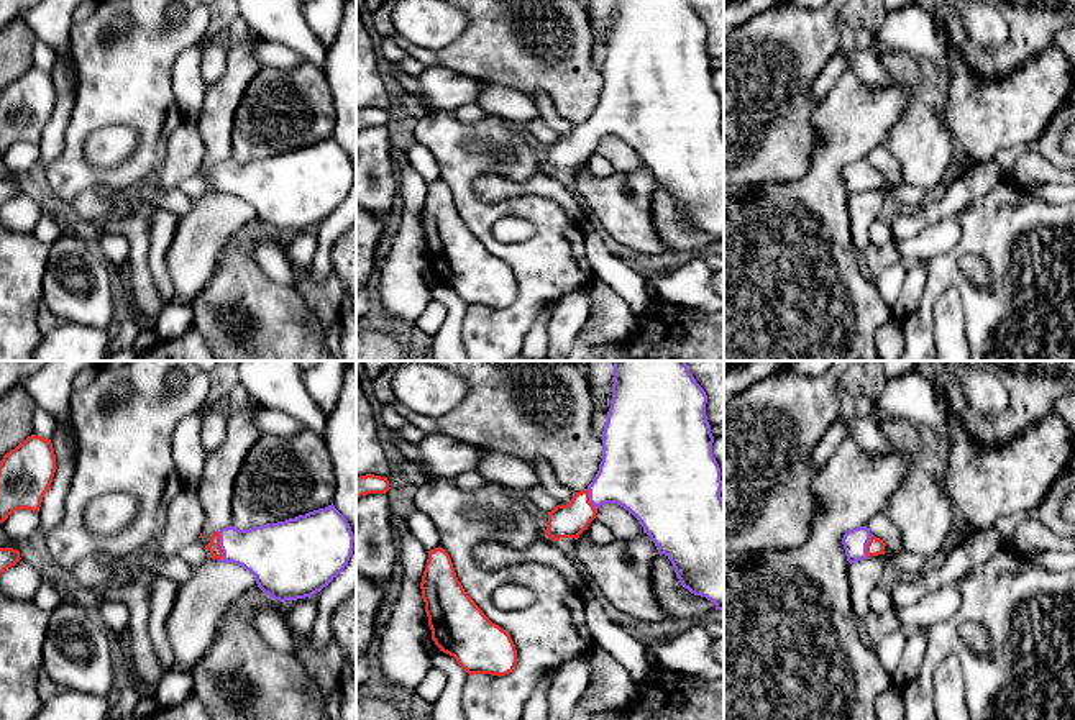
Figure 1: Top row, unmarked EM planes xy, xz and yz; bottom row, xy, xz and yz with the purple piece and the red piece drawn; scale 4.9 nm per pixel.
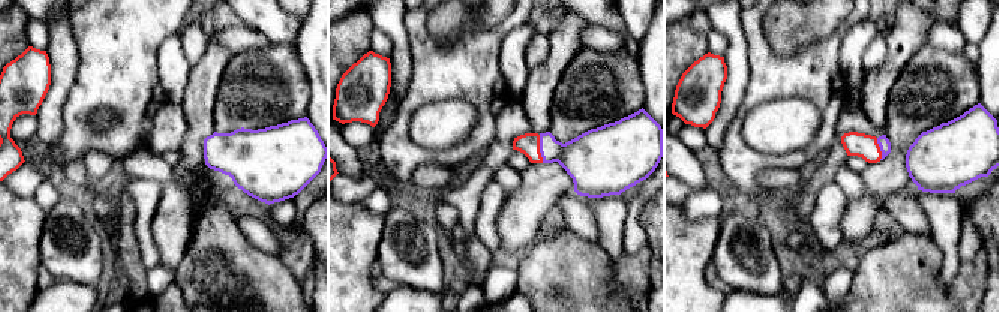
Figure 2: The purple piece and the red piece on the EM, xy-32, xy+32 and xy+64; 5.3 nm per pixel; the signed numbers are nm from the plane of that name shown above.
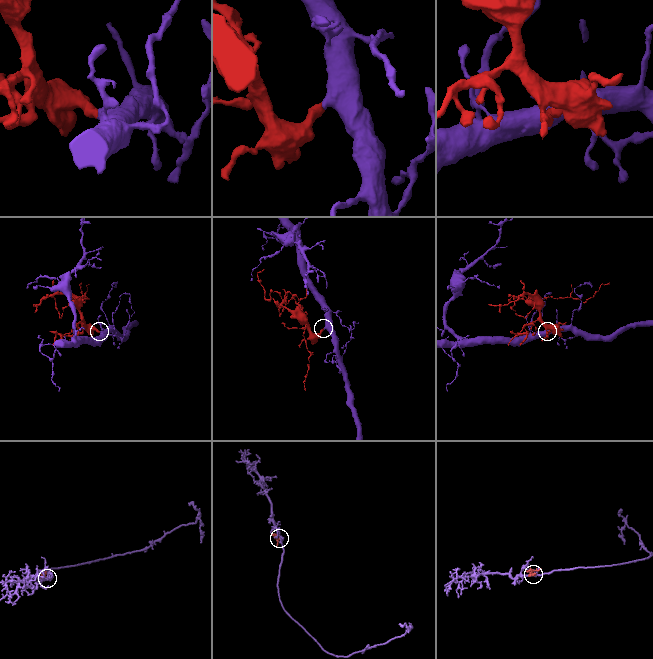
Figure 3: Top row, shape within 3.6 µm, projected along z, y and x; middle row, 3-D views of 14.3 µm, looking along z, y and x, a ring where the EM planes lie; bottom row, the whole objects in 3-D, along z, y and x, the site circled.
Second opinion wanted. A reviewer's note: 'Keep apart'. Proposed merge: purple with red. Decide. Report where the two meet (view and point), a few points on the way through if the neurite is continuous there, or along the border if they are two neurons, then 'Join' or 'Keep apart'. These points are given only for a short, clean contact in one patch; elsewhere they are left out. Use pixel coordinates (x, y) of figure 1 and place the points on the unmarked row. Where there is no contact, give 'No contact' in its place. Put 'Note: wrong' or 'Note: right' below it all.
Touches purple at xy (220, 179). Path across: xy (271, 184), (220, 179), (214, 179). Join
Note: wrong

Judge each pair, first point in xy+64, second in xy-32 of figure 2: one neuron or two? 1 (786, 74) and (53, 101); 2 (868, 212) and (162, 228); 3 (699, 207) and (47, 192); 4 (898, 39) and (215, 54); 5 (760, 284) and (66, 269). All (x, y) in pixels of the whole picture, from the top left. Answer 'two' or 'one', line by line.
1: two
2: one
3: one
4: one
5: one

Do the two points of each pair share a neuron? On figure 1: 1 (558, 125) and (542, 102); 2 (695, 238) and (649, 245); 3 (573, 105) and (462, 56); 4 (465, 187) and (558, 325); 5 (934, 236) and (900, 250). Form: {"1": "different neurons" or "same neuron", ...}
{"1": "same neuron", "2": "different neurons", "3": "same neuron", "4": "different neurons", "5": "same neuron"}

